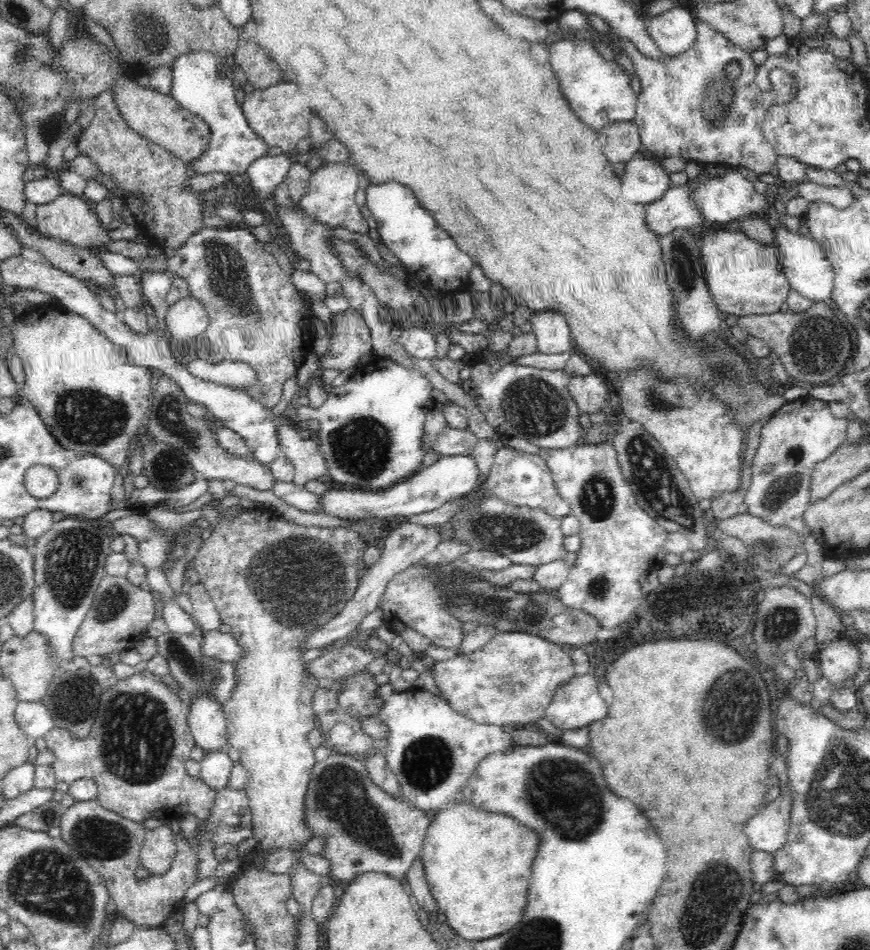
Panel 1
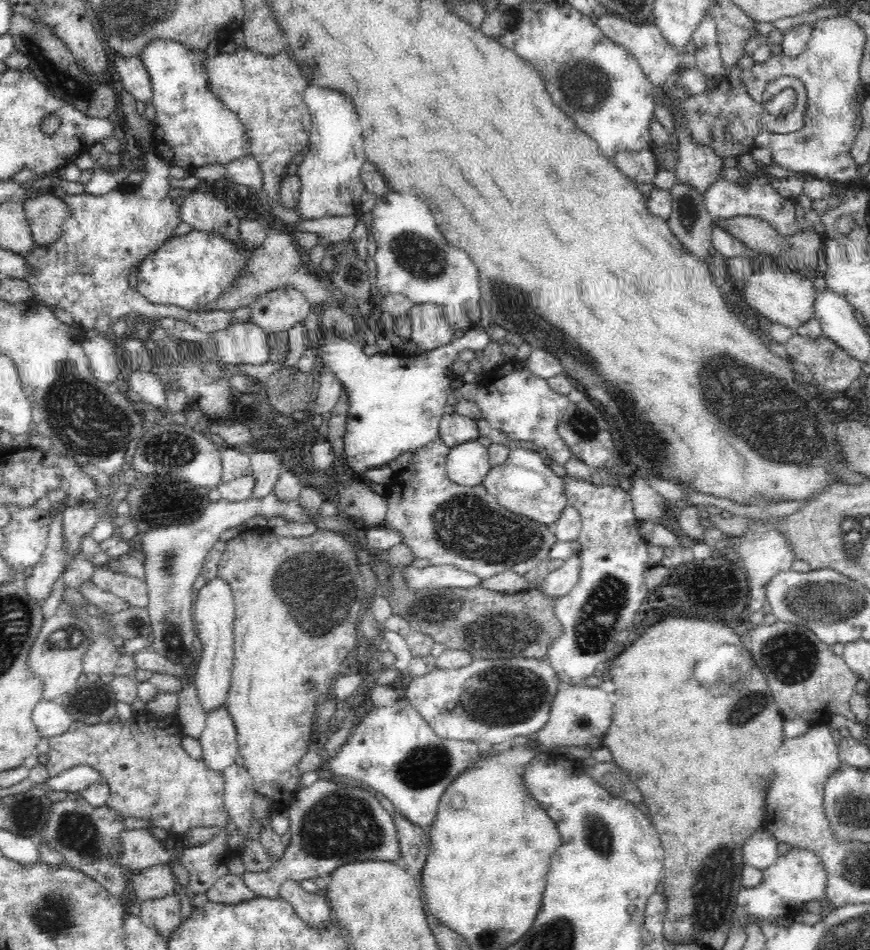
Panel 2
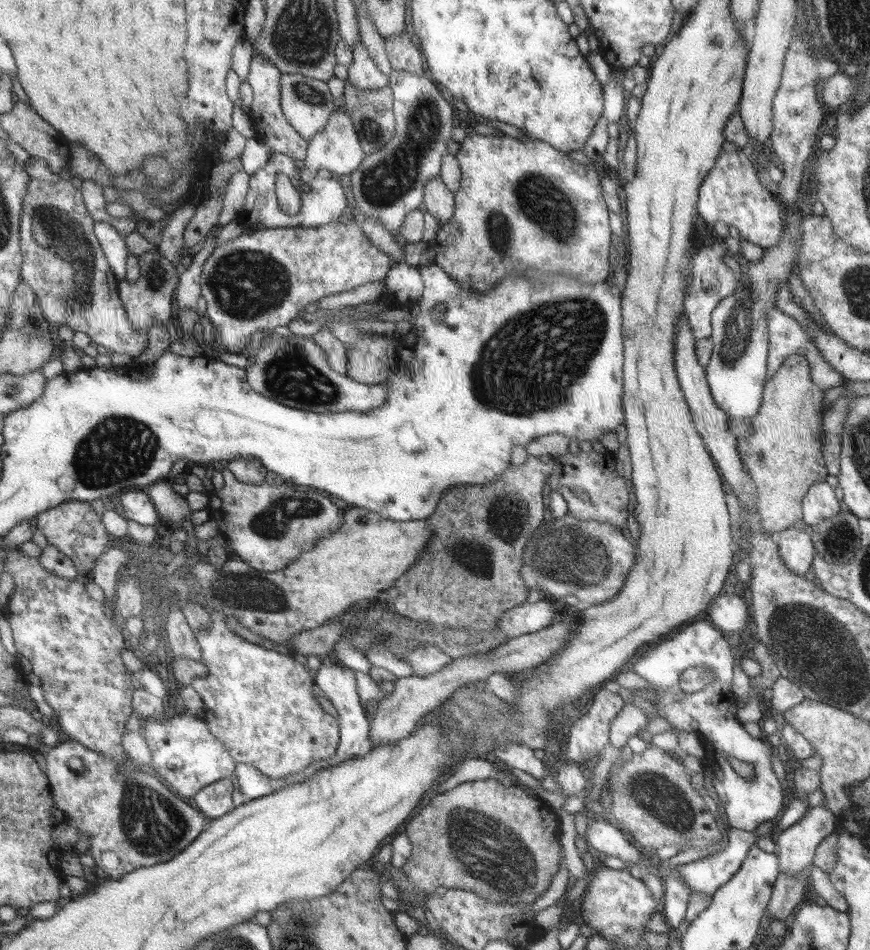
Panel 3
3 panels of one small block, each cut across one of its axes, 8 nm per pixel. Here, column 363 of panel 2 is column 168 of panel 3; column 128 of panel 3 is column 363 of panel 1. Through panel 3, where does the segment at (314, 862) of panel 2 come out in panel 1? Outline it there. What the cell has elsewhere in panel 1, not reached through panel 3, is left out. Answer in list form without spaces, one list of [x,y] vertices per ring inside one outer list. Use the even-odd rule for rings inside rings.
[[[331,752],[330,756],[326,757],[323,761],[316,762],[311,774],[311,779],[309,782],[309,787],[306,793],[306,825],[312,828],[314,831],[314,838],[322,838],[324,840],[324,856],[328,861],[330,861],[330,880],[352,882],[356,878],[360,877],[364,873],[368,872],[378,872],[384,873],[390,876],[394,880],[405,883],[405,877],[408,870],[412,867],[414,863],[422,853],[424,848],[424,840],[427,835],[427,828],[431,824],[432,812],[424,812],[423,809],[415,808],[410,805],[404,796],[398,796],[394,798],[391,794],[388,794],[386,790],[382,789],[371,779],[369,772],[367,771],[365,765],[365,759],[358,756],[354,757],[350,754],[340,754],[336,752]]]

